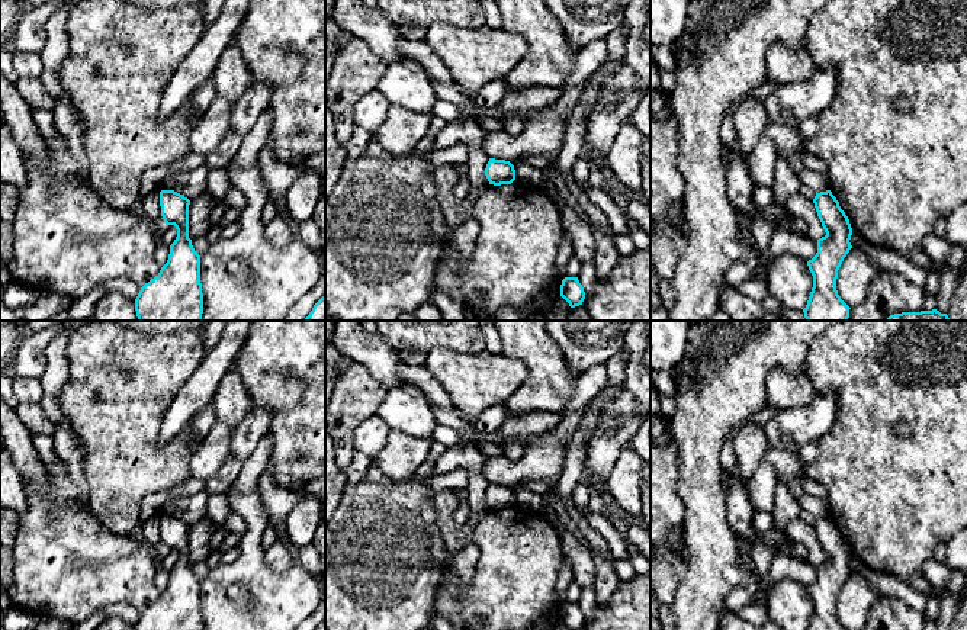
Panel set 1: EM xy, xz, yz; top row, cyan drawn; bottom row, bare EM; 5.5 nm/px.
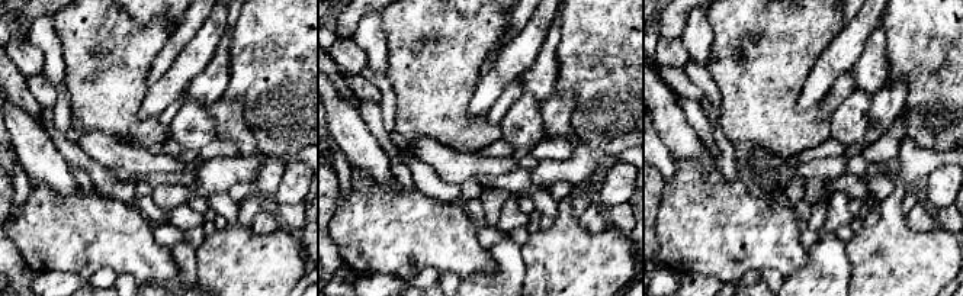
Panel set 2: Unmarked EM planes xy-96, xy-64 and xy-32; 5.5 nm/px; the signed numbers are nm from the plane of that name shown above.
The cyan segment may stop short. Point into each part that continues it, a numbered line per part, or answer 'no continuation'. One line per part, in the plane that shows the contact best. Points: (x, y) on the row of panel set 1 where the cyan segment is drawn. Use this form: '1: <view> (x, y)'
no continuation

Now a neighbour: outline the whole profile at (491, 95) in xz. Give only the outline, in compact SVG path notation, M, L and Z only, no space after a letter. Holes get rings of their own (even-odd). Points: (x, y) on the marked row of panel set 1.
M497 78L488 83L476 94L473 94L473 100L479 110L488 112L494 109L508 91L510 91L510 87L505 78Z

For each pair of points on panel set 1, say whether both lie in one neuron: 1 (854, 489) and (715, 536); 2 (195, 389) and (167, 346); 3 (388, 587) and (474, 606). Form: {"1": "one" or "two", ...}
{"1": "two", "2": "two", "3": "two"}

